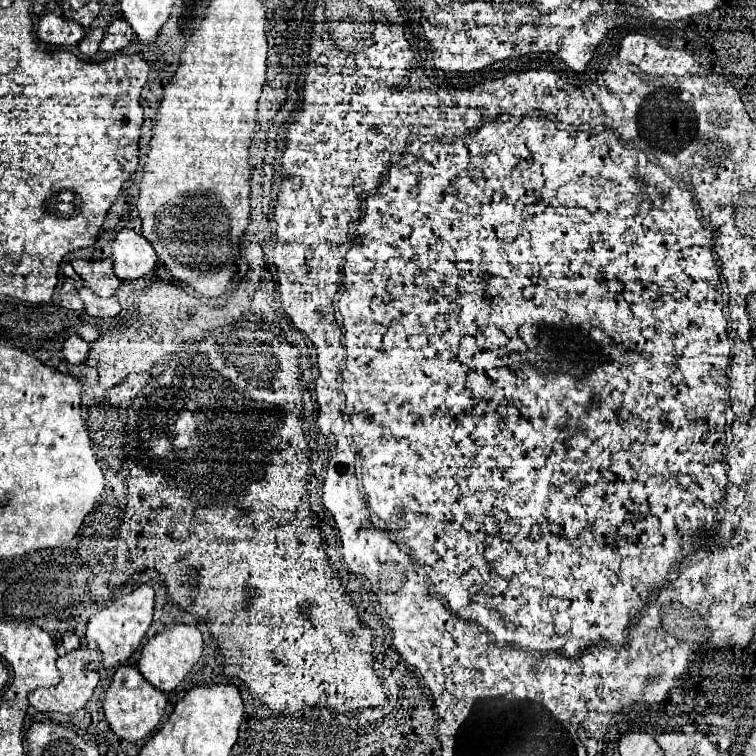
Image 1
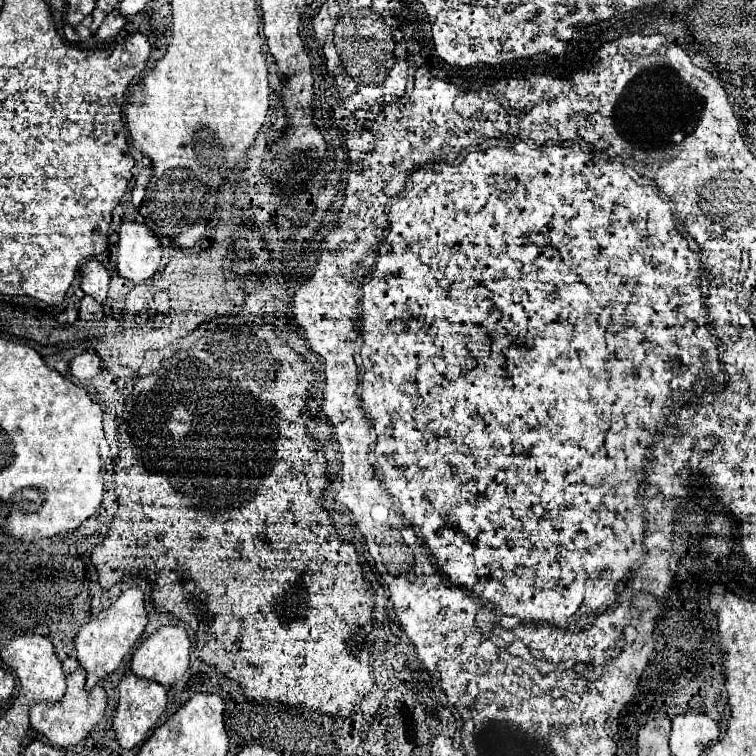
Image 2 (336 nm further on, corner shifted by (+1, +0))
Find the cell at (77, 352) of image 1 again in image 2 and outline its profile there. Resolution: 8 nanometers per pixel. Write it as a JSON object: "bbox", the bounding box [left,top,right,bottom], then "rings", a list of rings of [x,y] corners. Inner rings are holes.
{"bbox":[70,350,100,380],"rings":[[[88,350],[88,352],[82,352],[80,356],[76,356],[70,364],[70,372],[76,380],[88,380],[88,378],[94,378],[100,370],[100,358],[96,352]]]}

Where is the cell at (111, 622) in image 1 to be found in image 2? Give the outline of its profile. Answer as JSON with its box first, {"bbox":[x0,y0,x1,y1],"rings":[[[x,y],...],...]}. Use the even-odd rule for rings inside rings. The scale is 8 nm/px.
{"bbox":[74,588,148,690],"rings":[[[128,588],[122,592],[122,596],[106,610],[98,614],[92,622],[80,628],[80,632],[74,638],[76,644],[76,658],[80,666],[86,670],[86,690],[92,690],[96,682],[100,682],[104,676],[112,674],[122,658],[130,652],[130,648],[136,644],[140,634],[144,632],[144,626],[148,622],[146,610],[144,610],[144,596],[140,588]]]}

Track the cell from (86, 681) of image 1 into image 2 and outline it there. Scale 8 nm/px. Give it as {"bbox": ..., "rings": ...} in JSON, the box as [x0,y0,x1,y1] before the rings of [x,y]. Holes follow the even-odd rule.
{"bbox":[30,668,106,748],"rings":[[[78,668],[74,674],[70,674],[66,678],[66,694],[62,696],[60,702],[50,704],[50,702],[40,702],[36,706],[30,708],[30,724],[32,728],[36,728],[40,734],[44,734],[54,746],[60,748],[68,748],[68,746],[76,746],[80,742],[86,740],[86,736],[92,732],[92,728],[104,718],[104,710],[106,710],[106,692],[102,686],[94,686],[90,692],[84,690],[84,680],[86,680],[86,672],[82,668]]]}

